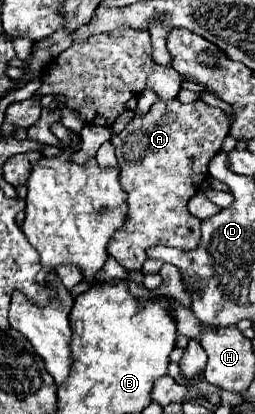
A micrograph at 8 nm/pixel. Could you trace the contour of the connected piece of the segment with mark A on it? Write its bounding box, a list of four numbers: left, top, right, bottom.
[108,99,230,269]

